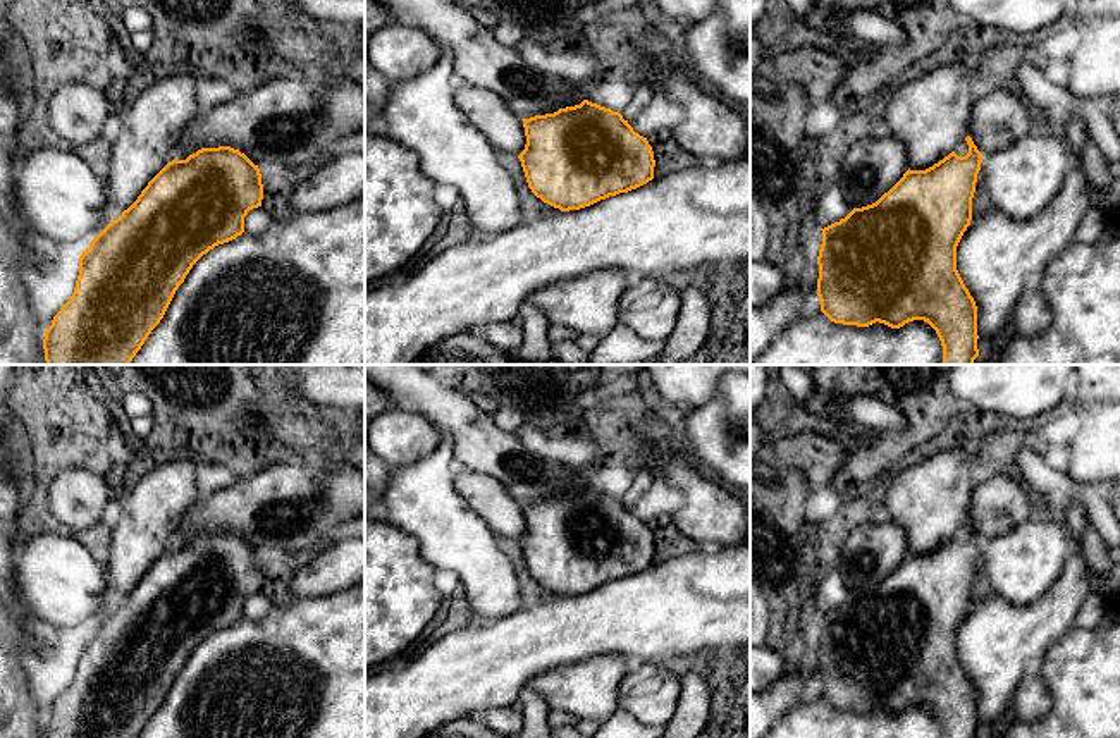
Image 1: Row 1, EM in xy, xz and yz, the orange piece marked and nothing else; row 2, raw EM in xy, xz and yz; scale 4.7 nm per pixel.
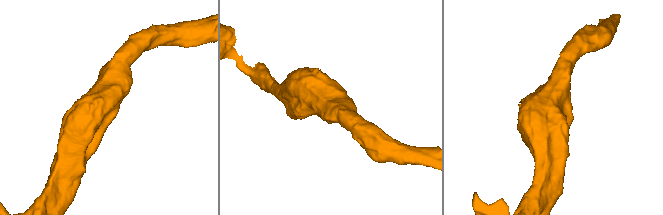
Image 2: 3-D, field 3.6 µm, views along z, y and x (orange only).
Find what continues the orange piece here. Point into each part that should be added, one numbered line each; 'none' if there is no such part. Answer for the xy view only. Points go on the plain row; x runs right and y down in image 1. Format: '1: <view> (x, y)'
1: xy (164, 494)

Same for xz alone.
1: xz (487, 498)

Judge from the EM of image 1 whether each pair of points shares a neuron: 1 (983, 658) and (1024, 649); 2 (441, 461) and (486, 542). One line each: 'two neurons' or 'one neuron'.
1: one neuron
2: one neuron

